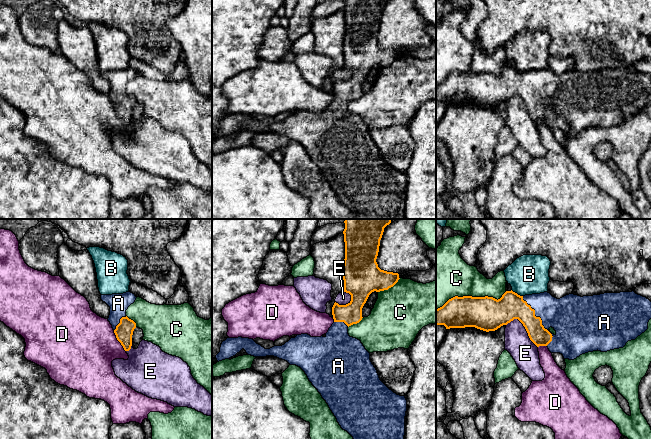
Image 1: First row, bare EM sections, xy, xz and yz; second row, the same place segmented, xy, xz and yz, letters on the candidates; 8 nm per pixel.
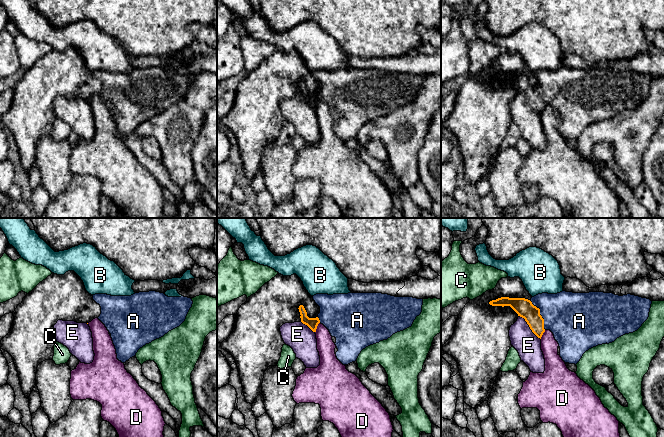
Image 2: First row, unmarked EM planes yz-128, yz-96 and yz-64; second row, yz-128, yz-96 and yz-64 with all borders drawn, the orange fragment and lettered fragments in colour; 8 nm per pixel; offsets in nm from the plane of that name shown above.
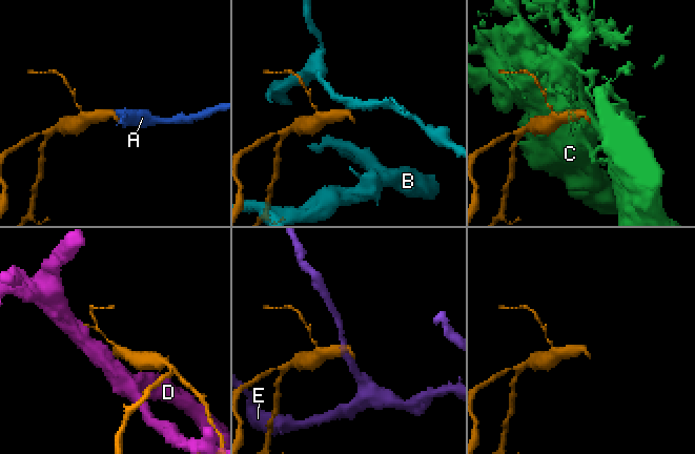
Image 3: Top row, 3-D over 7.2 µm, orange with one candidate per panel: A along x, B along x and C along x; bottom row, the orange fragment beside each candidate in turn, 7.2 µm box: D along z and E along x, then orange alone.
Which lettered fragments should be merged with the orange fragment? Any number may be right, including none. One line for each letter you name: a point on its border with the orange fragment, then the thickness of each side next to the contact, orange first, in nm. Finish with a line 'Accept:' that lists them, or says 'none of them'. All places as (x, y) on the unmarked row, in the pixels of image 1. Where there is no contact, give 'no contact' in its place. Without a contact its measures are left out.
A: meets orange in yz at (541, 96); 190 nm thick on the orange side, 360 nm on the other
Accept: A

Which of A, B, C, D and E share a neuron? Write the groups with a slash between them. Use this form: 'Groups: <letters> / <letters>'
Groups: A / B / C / D / E

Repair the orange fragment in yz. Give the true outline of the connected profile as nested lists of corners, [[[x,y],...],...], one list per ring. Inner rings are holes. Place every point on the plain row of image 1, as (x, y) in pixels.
[[[511,66],[506,67],[498,76],[488,72],[455,72],[436,85],[436,102],[444,101],[446,105],[475,103],[489,108],[507,101],[514,95],[518,95],[523,100],[530,116],[537,123],[547,122],[551,129],[560,129],[564,135],[574,136],[588,128],[597,126],[607,128],[623,124],[628,117],[635,116],[648,105],[648,98],[651,95],[651,77],[634,67],[583,73],[569,70],[557,75],[548,68],[520,72]]]

